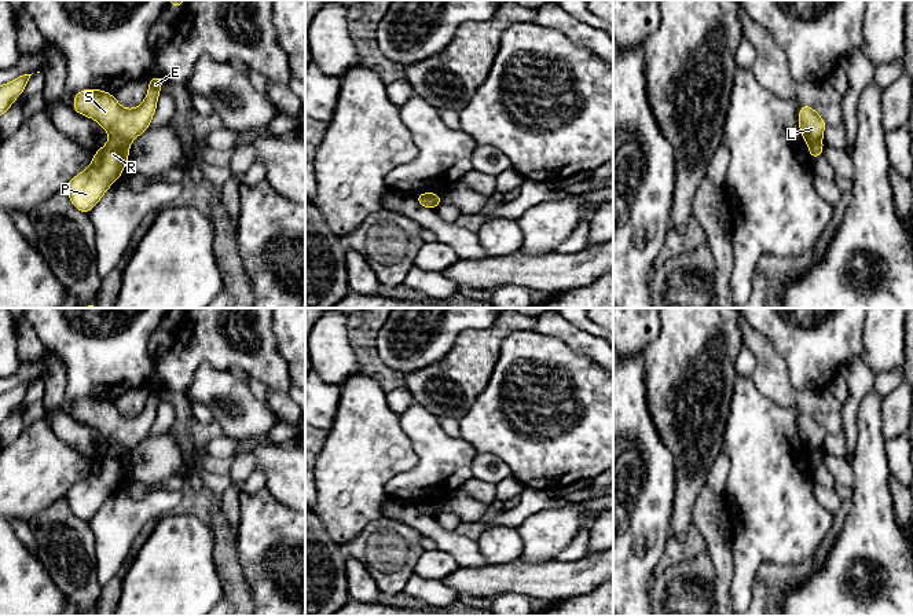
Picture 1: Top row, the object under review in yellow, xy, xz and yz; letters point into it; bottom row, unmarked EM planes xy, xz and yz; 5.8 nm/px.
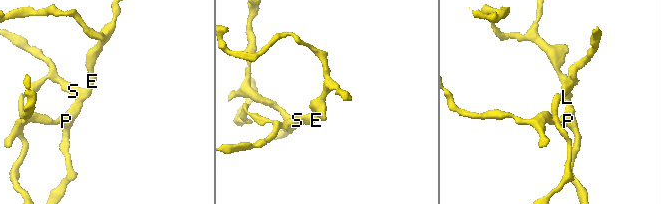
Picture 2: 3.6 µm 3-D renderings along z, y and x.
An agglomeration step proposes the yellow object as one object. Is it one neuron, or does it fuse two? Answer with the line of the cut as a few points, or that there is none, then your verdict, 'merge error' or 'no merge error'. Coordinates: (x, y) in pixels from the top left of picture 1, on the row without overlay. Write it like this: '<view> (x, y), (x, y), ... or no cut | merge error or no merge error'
xy (112, 443), (121, 444), (128, 451) | merge error

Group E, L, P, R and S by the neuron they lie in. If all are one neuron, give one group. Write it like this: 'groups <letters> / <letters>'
groups E L S / P R

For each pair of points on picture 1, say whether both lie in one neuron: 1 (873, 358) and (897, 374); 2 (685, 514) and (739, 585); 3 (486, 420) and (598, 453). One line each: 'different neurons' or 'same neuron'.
1: different neurons
2: different neurons
3: same neuron

